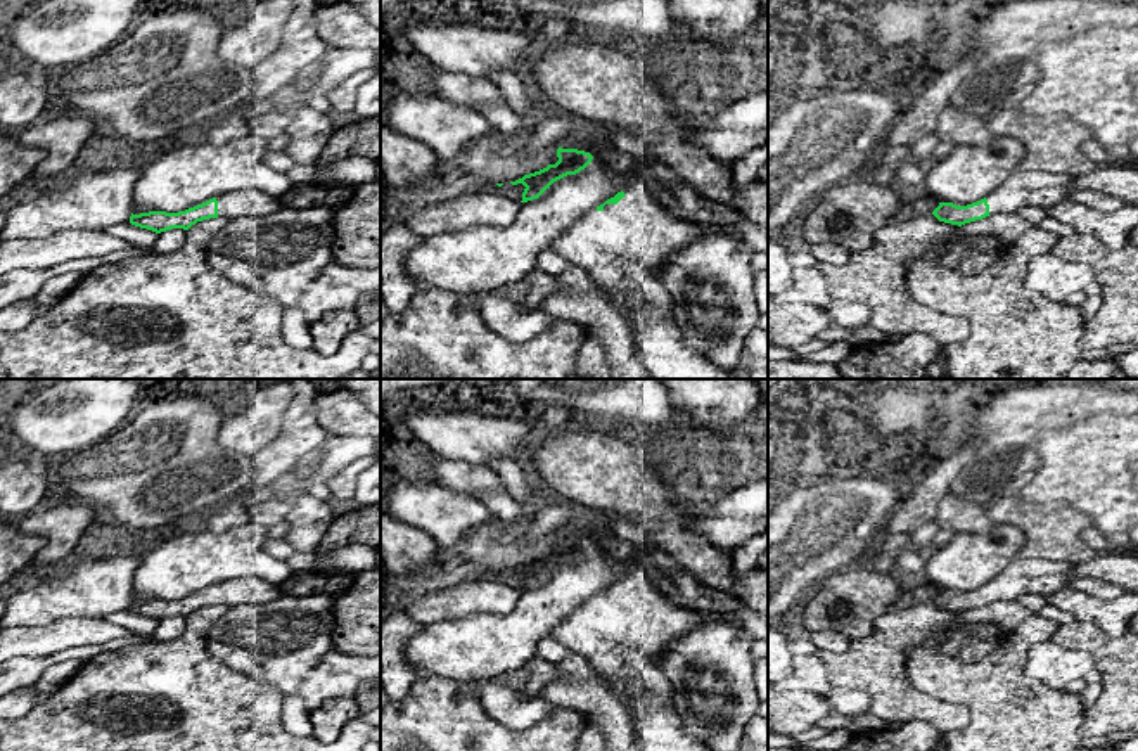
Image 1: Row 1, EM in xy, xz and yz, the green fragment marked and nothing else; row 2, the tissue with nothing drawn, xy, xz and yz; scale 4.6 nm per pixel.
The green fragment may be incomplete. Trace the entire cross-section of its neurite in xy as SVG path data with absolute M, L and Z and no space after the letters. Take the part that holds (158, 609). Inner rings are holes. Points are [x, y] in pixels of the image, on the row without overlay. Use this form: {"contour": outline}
{"contour": "M256 576L220 581L202 592L178 600L149 599L130 604L130 611L156 621L183 616L209 606L235 607L242 604L266 604L284 594L282 585L273 585Z"}

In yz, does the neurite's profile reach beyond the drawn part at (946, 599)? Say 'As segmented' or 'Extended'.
Extended

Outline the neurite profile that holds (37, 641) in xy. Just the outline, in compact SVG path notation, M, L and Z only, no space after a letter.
M64 618L48 625L0 630L0 663L17 656L42 658L83 645L100 645L130 632L109 618Z

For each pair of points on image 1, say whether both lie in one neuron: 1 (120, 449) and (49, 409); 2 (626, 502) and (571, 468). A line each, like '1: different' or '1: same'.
1: different
2: same

